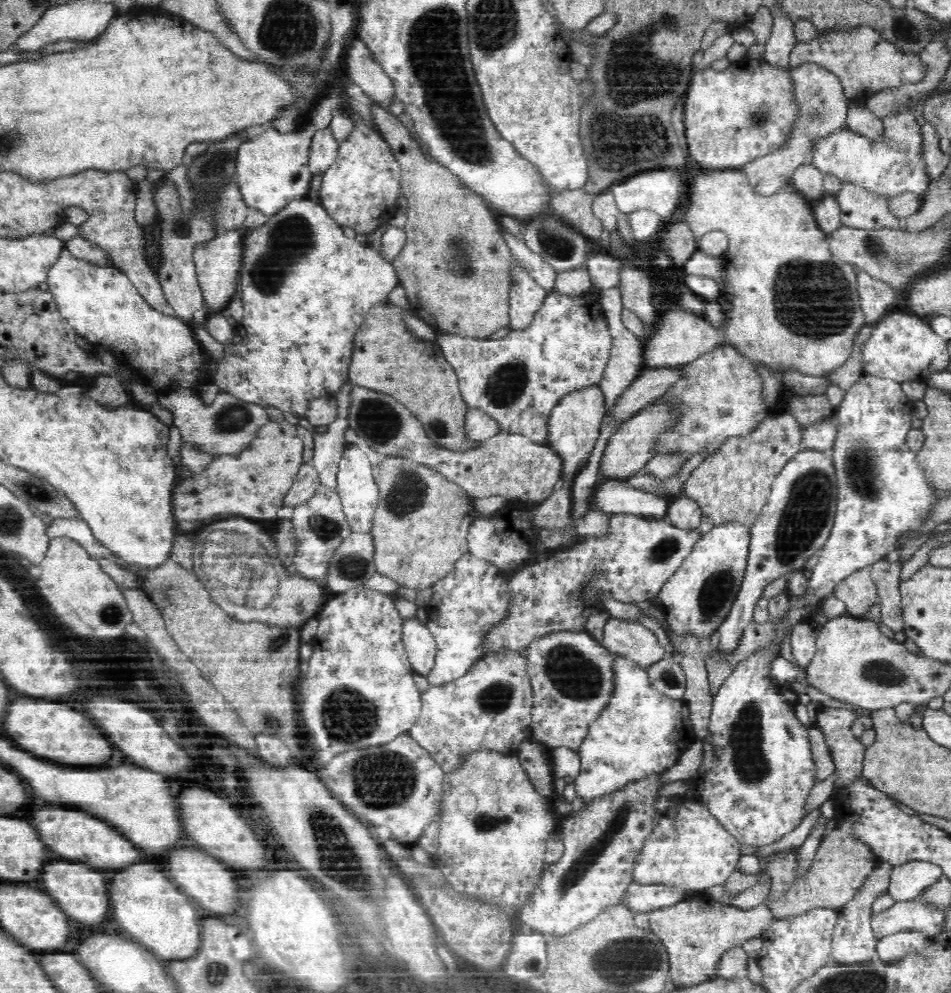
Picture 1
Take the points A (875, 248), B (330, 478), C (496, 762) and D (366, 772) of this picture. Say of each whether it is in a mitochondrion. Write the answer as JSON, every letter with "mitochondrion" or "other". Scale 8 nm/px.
{"A":"mitochondrion","B":"other","C":"other","D":"mitochondrion"}

